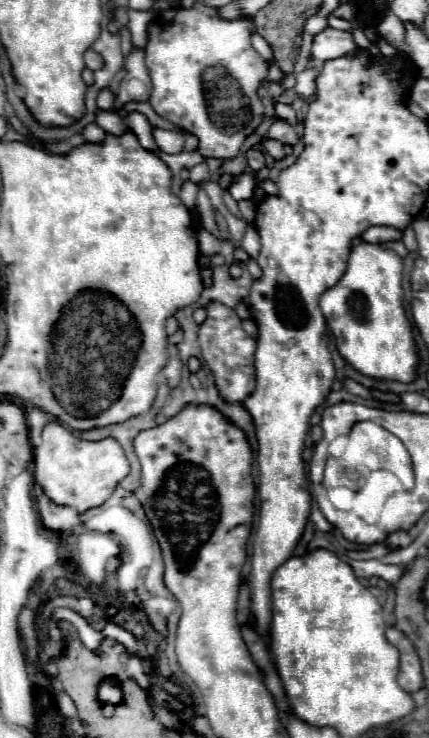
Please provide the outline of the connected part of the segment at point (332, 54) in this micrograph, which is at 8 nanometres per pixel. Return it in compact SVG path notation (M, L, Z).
M326 27L322 33L318 33L312 43L312 57L320 61L330 61L344 55L360 55L360 53L362 49L354 43L350 31L340 31L332 27Z

